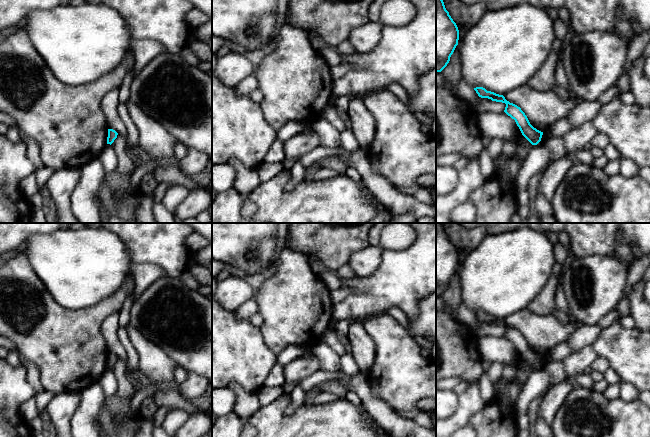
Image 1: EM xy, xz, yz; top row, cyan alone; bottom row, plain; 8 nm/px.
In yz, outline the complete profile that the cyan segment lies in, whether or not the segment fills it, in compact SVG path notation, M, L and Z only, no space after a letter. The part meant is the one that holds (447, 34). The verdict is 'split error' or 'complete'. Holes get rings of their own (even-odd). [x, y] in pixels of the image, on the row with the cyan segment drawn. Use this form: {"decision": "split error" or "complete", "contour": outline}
{"decision": "complete", "contour": "M436 0L436 72L449 63L459 40L459 30L443 0Z"}

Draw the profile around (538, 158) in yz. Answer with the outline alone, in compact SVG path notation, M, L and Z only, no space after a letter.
M532 145L515 181L515 196L528 188L532 176L549 163L549 150L544 145Z

